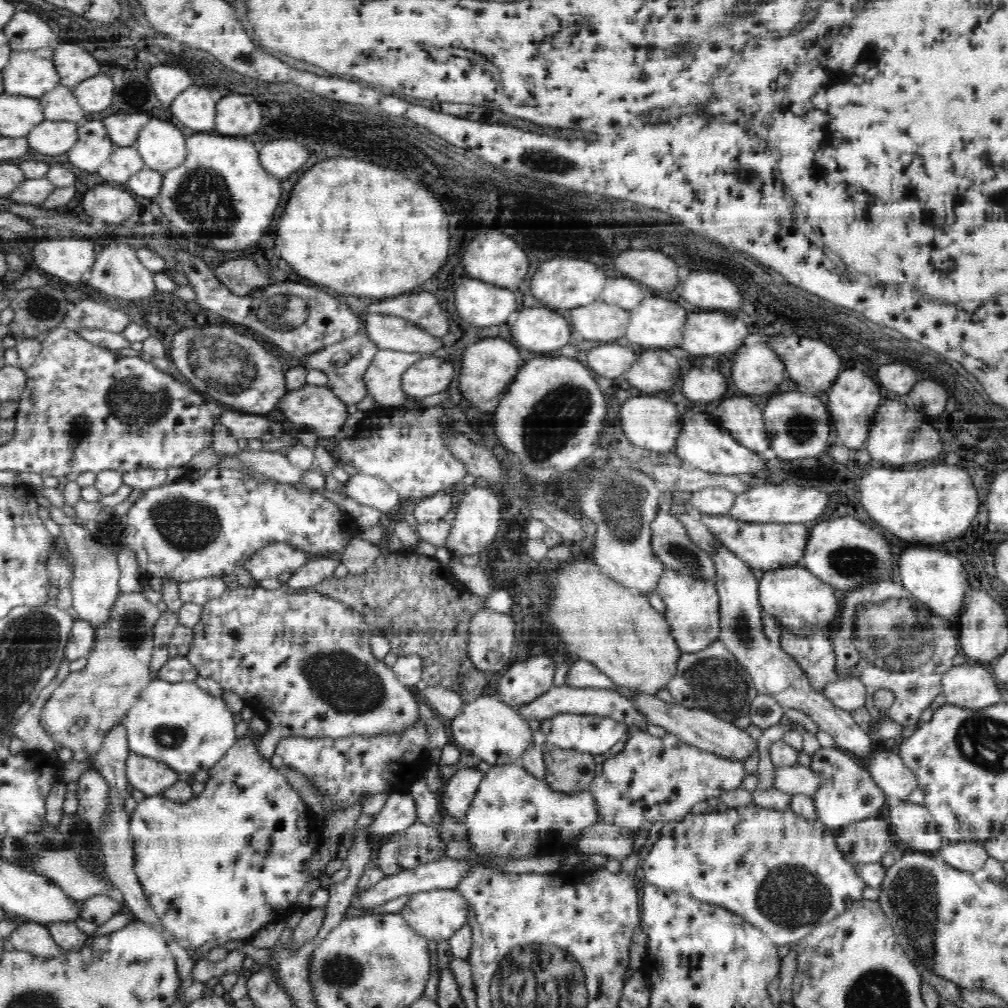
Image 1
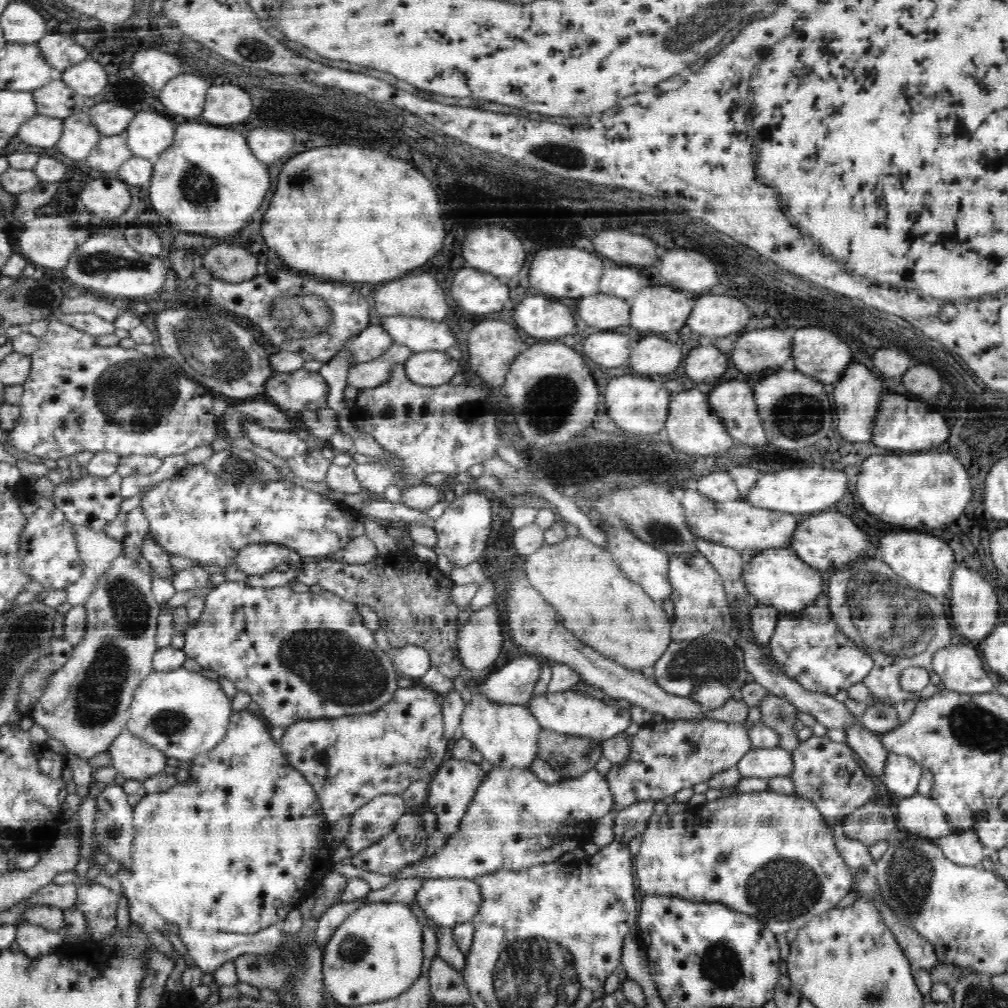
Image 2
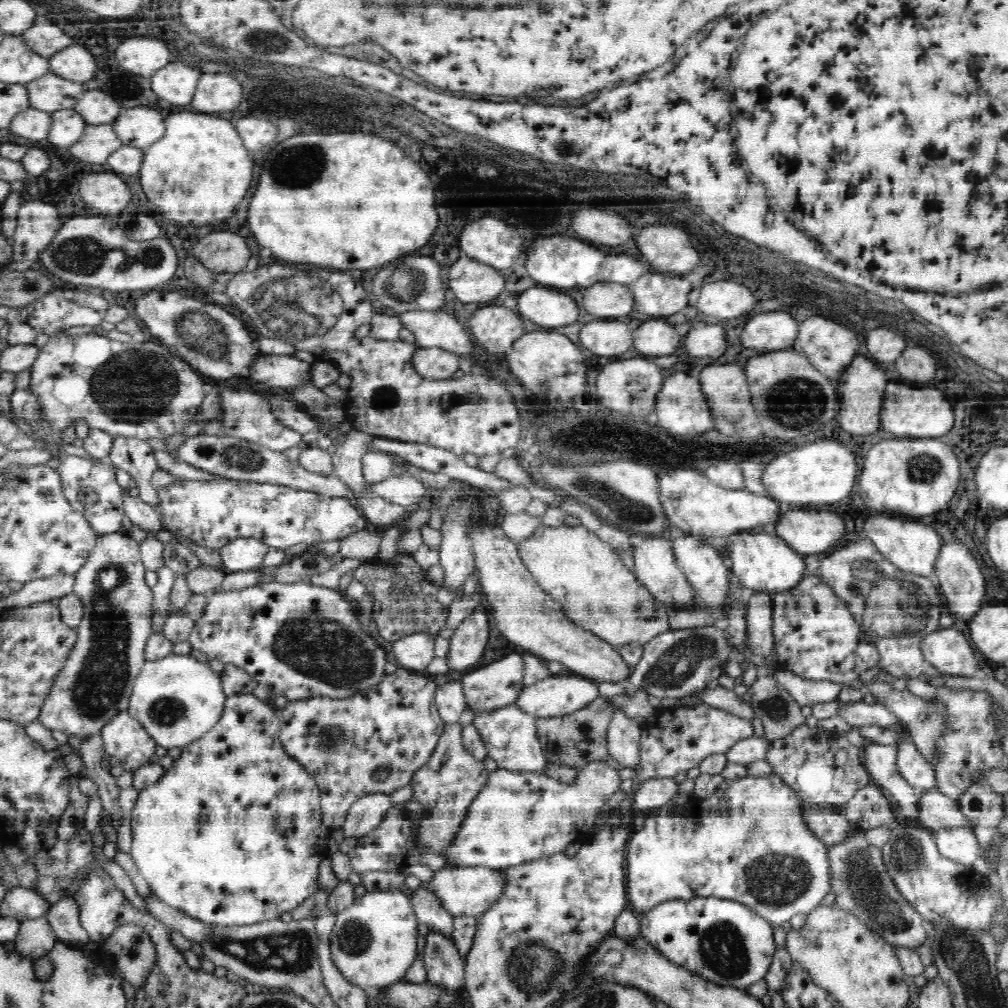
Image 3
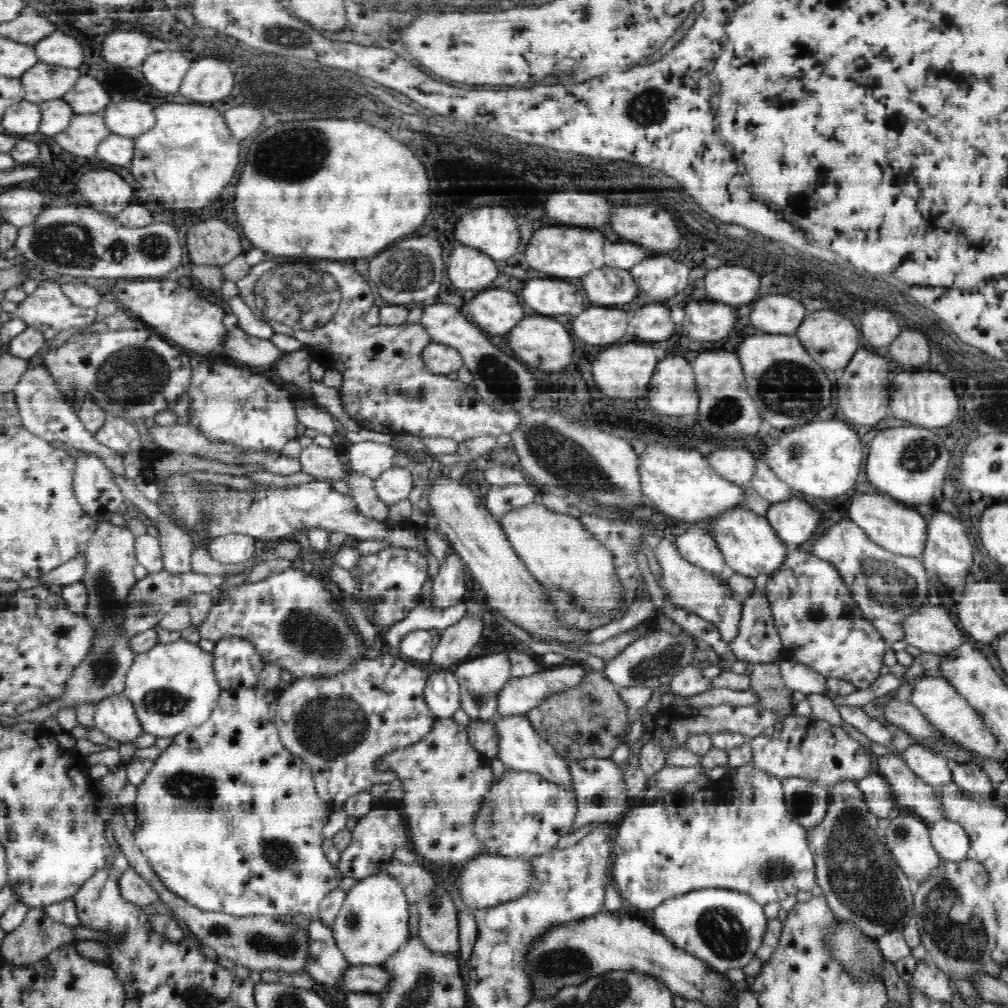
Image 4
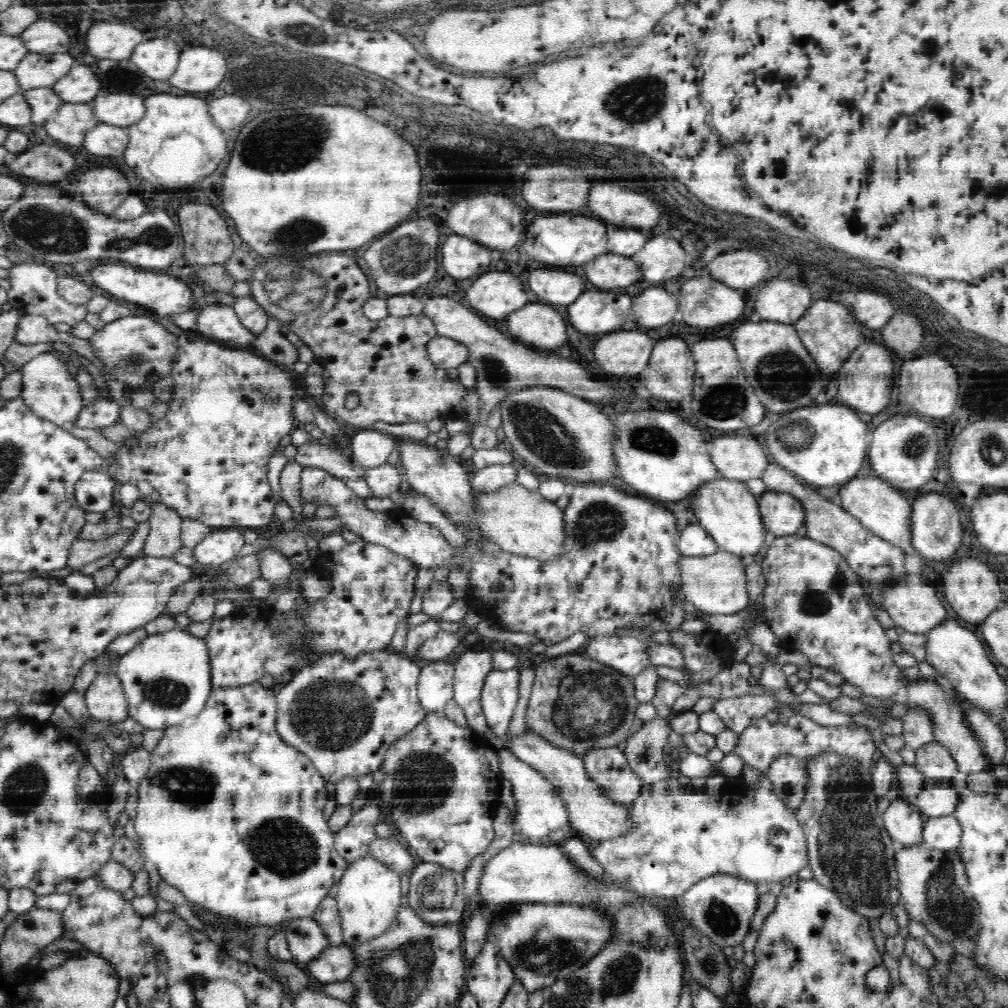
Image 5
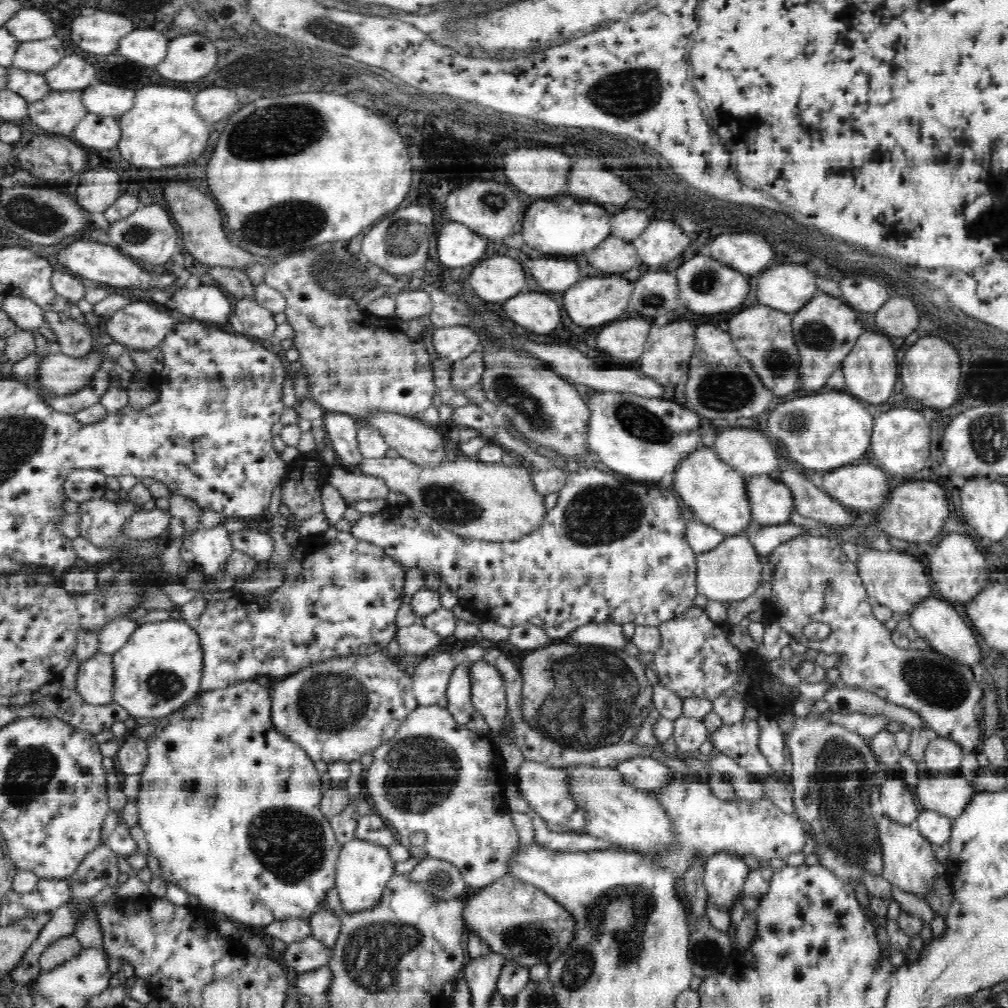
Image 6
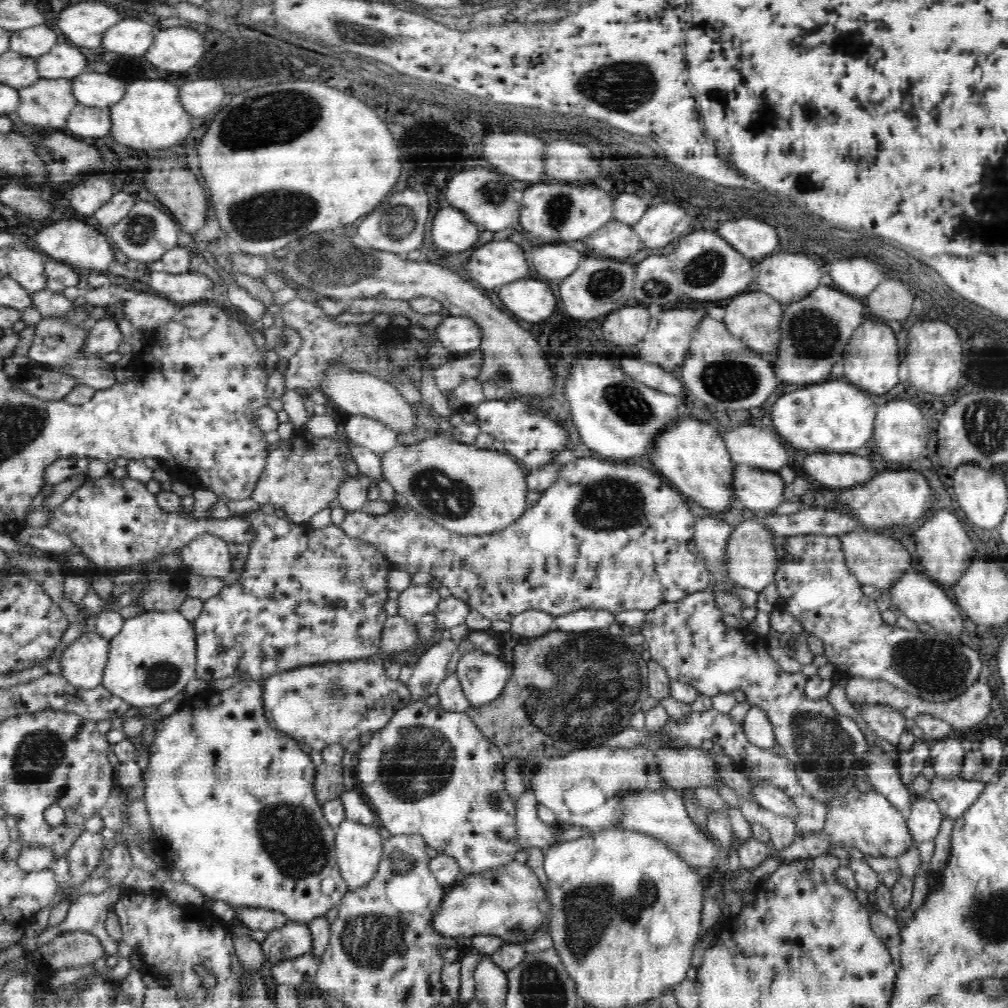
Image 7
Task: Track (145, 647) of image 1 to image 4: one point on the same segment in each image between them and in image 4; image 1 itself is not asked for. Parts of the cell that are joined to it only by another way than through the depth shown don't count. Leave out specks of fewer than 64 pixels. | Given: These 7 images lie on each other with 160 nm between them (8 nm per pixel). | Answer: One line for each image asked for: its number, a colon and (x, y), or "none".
2: (86, 704)
3: (96, 683)
4: (110, 557)

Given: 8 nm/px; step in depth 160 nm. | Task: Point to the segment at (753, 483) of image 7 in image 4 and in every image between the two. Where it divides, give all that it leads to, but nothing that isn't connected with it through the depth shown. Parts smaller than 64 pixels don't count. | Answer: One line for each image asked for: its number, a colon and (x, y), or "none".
4: (794, 520)
5: (782, 513)
6: (772, 501)

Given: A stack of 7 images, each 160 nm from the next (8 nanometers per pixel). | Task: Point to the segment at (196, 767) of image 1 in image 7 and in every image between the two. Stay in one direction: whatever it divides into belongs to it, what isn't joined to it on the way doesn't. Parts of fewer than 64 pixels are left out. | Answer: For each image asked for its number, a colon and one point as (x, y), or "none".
2: (181, 713)
3: (177, 700)
4: (173, 688)
5: (166, 678)
6: (159, 667)
7: (153, 657)

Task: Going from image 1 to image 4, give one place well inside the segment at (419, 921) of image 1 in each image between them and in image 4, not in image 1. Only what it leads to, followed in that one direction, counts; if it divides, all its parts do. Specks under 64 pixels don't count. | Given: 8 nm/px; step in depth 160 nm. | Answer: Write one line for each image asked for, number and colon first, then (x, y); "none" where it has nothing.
2: (448, 902)
3: (468, 892)
4: (487, 881)

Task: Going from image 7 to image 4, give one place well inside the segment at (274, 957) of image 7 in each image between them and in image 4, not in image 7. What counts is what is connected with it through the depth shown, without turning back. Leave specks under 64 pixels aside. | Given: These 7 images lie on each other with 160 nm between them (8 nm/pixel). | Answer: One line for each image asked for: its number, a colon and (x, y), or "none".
4: (356, 979)
5: (336, 963)
6: (307, 954)

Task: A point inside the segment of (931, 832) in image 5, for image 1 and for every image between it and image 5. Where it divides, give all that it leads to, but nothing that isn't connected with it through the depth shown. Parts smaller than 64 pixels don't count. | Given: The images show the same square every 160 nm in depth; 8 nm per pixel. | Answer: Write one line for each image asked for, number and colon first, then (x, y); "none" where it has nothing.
1: (970, 856)
2: (965, 848)
3: (960, 844)
4: (950, 840)

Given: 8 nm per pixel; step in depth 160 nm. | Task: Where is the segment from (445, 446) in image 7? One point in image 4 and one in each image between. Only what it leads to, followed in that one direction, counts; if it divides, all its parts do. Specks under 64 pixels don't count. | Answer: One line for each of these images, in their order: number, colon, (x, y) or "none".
4: (563, 555)
5: (524, 523)
6: (494, 502)

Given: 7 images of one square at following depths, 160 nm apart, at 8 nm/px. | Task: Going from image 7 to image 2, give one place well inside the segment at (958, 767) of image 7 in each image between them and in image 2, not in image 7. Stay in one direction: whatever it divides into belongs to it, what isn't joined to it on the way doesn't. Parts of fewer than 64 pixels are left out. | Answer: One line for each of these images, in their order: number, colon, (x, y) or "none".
2: (901, 775)
3: (918, 772)
4: (933, 769)
5: (936, 764)
6: (943, 757)

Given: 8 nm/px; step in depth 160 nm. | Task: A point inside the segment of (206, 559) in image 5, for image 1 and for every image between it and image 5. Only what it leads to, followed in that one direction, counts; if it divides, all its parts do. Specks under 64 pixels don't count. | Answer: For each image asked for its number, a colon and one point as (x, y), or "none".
1: (271, 561)
2: (253, 559)
3: (241, 554)
4: (234, 549)

